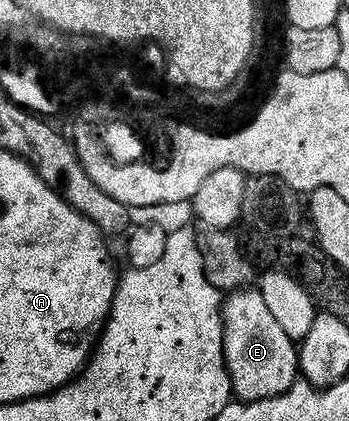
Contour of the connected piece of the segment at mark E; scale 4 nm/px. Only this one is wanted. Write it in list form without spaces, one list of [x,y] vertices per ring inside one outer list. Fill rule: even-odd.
[[[246,287],[238,292],[232,292],[223,302],[223,354],[227,373],[231,377],[232,394],[243,403],[264,401],[270,397],[279,397],[283,393],[288,393],[301,377],[296,342],[291,341],[289,335],[284,332],[284,328],[274,319],[268,304],[255,287]]]

